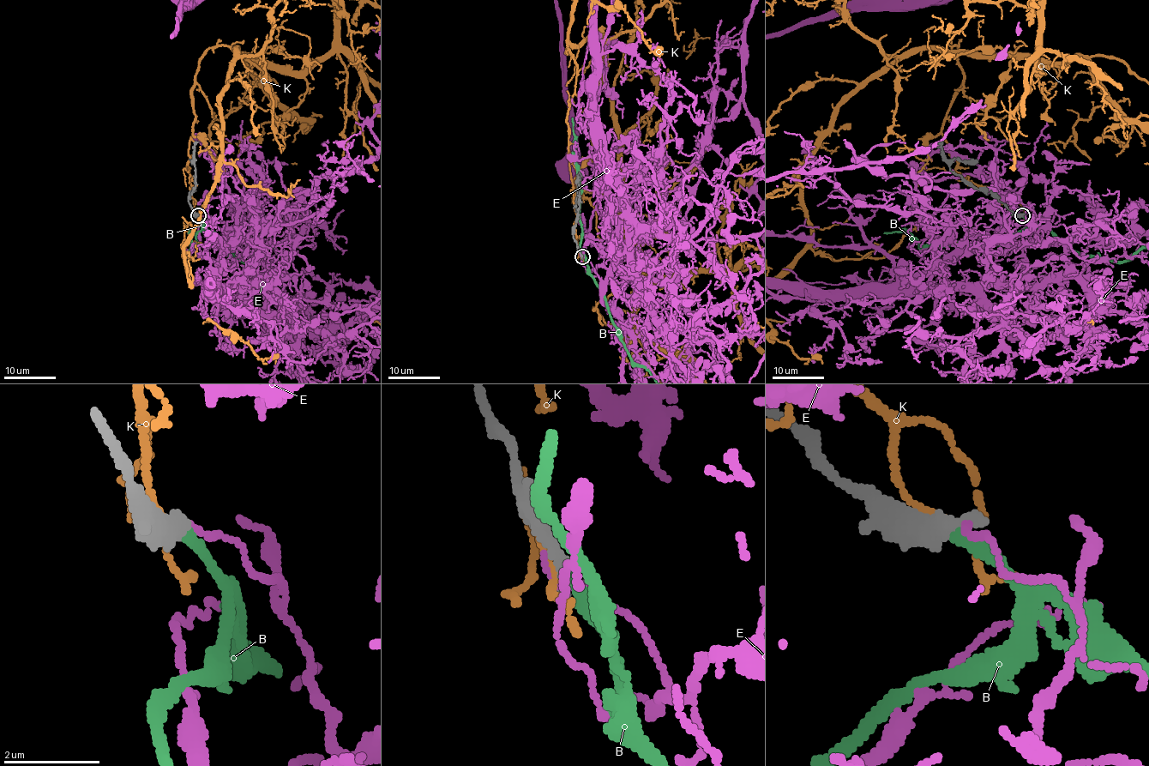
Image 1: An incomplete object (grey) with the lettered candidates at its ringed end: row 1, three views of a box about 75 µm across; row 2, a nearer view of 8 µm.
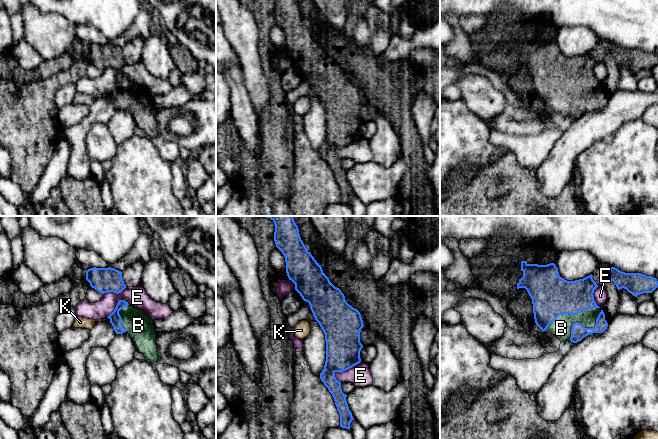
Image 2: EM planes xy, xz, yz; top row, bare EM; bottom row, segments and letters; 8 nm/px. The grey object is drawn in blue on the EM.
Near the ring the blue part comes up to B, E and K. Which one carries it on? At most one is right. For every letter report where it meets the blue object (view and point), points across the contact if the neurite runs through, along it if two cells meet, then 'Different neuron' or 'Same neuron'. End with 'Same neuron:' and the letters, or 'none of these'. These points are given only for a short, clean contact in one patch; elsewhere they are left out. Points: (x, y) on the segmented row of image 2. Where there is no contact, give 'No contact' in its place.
B: Touches blue at yz (571, 315). Same neuron
E: Touches blue at xz (345, 370). Boundary: xz (360, 361), (345, 370), (337, 371), (335, 378). Different neuron
K: No contact. Different neuron
Same neuron: B

